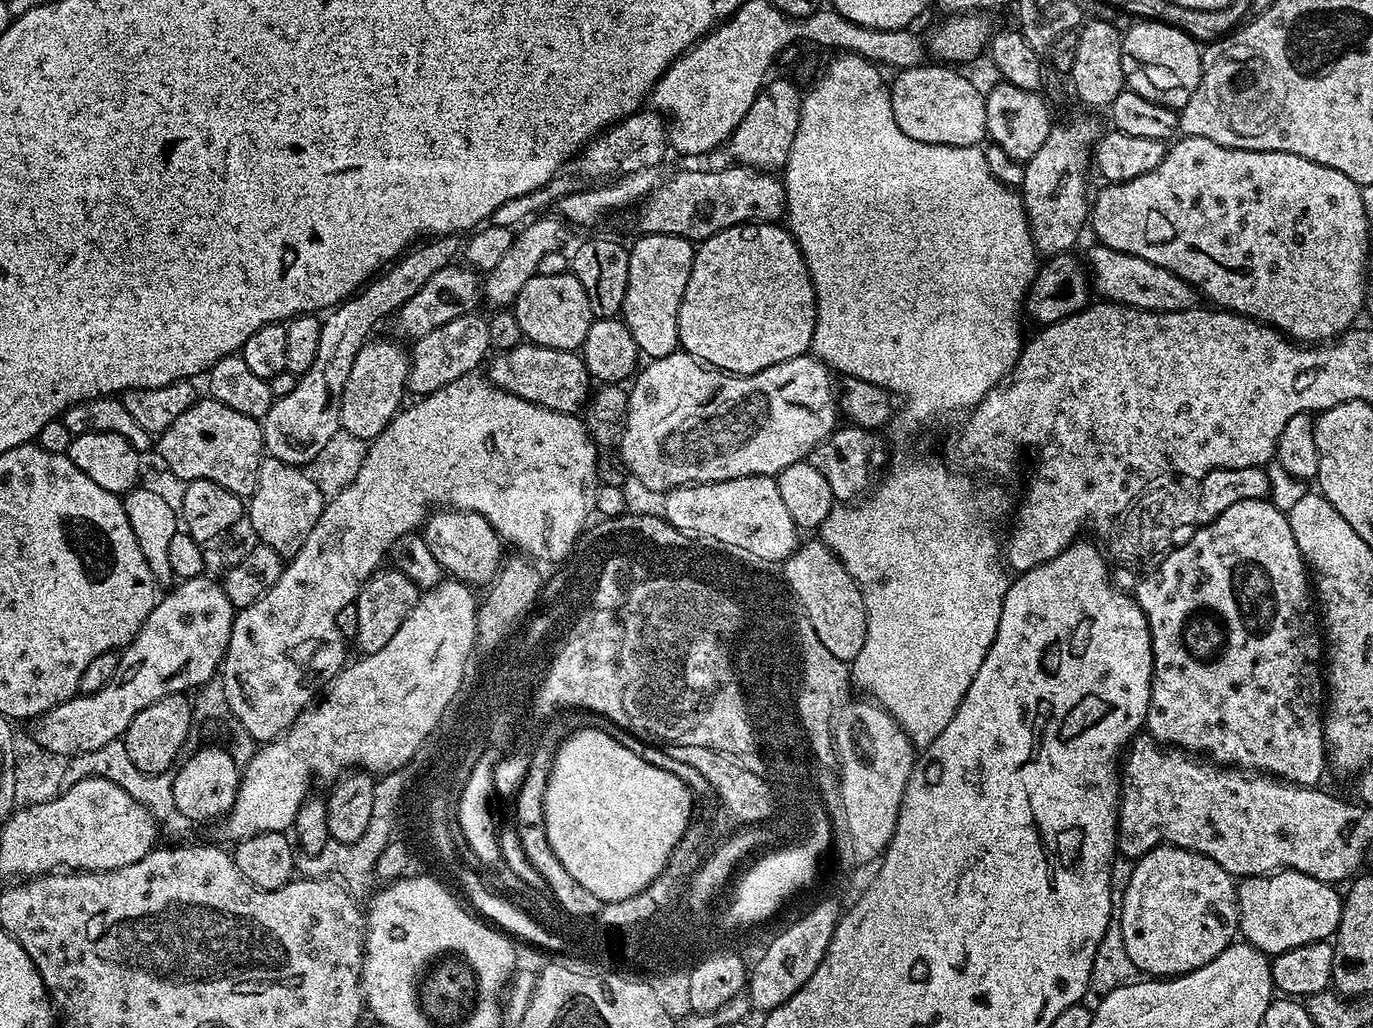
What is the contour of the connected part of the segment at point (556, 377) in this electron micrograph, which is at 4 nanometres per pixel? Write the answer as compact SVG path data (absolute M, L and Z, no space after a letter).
M521 342L516 348L493 355L487 368L488 379L502 390L518 394L518 398L526 398L555 412L579 413L590 399L588 367L579 351L554 350Z

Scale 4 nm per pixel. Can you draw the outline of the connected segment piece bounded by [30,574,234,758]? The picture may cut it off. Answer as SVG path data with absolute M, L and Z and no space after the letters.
M205 574L179 581L173 592L168 592L165 596L163 593L131 644L120 652L120 665L114 678L110 678L102 690L71 696L66 702L36 717L31 725L31 740L54 754L67 758L79 757L83 753L96 751L107 743L119 741L130 722L134 722L134 714L138 714L138 710L146 710L146 706L154 706L158 698L166 698L175 692L187 693L188 688L196 690L213 679L224 663L234 609L230 598L226 598L223 583L219 579L211 580L210 576Z

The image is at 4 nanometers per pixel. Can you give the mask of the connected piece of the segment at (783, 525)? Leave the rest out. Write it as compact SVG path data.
M743 476L717 484L686 484L682 488L668 489L663 493L662 500L664 519L679 532L686 536L707 538L729 548L746 550L763 562L787 560L802 540L771 476Z

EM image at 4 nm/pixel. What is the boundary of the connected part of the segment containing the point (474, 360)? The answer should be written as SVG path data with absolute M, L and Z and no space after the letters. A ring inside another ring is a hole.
M469 314L454 318L454 322L446 322L446 326L430 330L430 334L426 334L411 345L407 391L417 392L415 395L423 398L432 392L442 390L442 386L475 373L479 369L476 367L480 363L483 365L492 351L490 326L483 315L480 317L480 314Z

